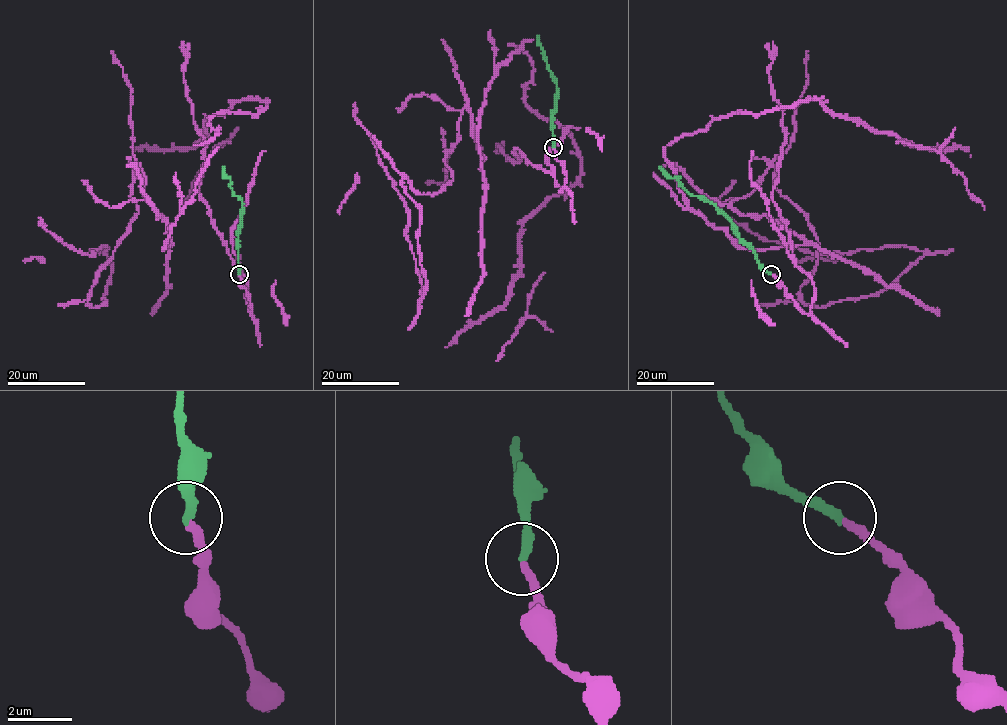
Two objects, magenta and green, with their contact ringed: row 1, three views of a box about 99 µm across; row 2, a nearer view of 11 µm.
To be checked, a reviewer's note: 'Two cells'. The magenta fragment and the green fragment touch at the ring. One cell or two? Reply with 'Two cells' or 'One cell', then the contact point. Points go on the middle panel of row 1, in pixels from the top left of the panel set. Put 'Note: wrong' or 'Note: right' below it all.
One cell. Place: (553, 147)
Note: wrong

